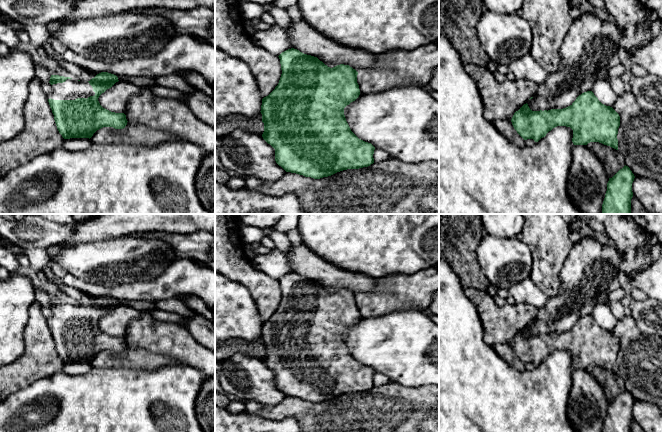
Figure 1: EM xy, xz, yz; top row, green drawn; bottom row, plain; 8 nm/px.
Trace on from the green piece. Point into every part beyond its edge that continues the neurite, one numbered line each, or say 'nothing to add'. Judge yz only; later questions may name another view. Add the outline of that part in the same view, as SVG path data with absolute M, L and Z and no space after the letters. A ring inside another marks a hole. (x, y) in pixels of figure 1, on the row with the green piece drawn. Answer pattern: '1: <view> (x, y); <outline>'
nothing to add

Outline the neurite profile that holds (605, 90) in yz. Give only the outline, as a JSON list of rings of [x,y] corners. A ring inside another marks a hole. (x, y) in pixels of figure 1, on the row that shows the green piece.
[[[604,79],[597,80],[591,91],[606,106],[612,107],[618,98],[612,90],[610,83]]]

